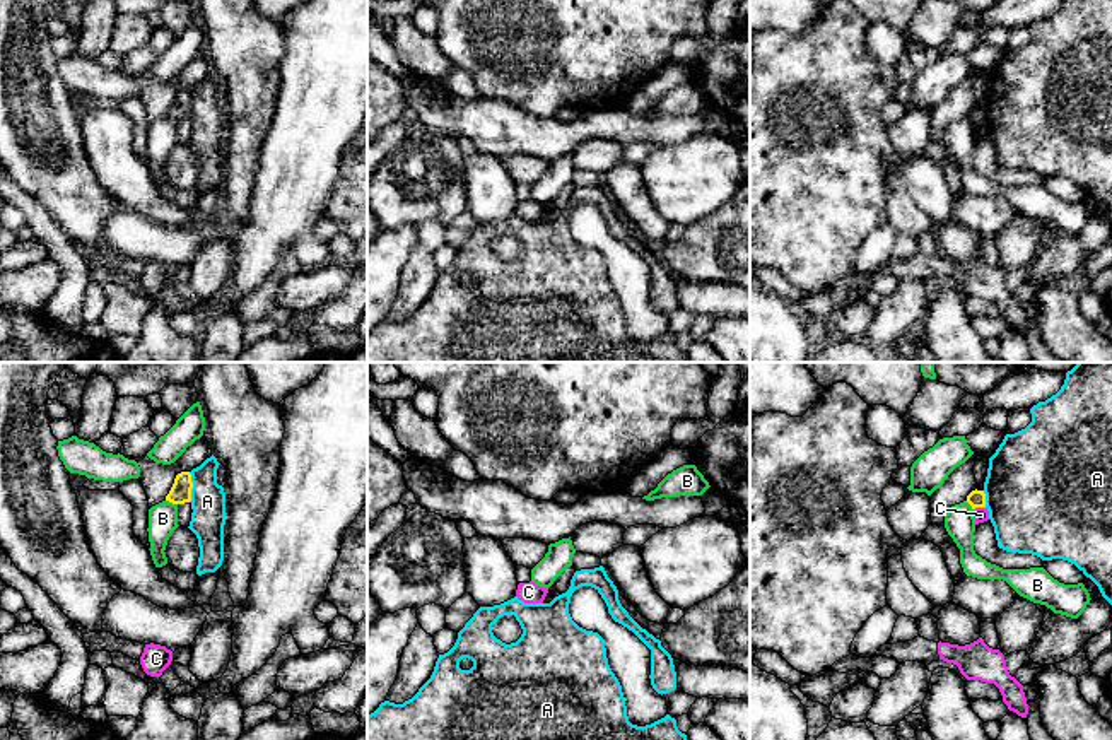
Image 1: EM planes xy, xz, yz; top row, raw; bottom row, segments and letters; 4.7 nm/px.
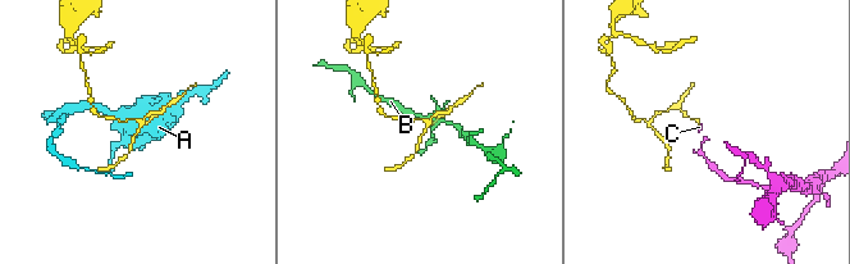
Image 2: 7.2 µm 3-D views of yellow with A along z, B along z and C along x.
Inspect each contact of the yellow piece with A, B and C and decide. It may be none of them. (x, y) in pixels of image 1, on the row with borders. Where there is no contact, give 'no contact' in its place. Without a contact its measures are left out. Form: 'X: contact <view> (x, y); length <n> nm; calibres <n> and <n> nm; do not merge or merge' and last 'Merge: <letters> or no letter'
A: contact xy (192, 487); length 140 nm; calibres 100 and 160 nm; do not merge
B: contact xy (171, 501); length 60 nm; calibres 100 and 140 nm; do not merge
C: contact yz (979, 506); length 60 nm; calibres 80 and 70 nm; do not merge
Merge: no letter

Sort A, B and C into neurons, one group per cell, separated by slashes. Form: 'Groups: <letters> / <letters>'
Groups: A / B / C

